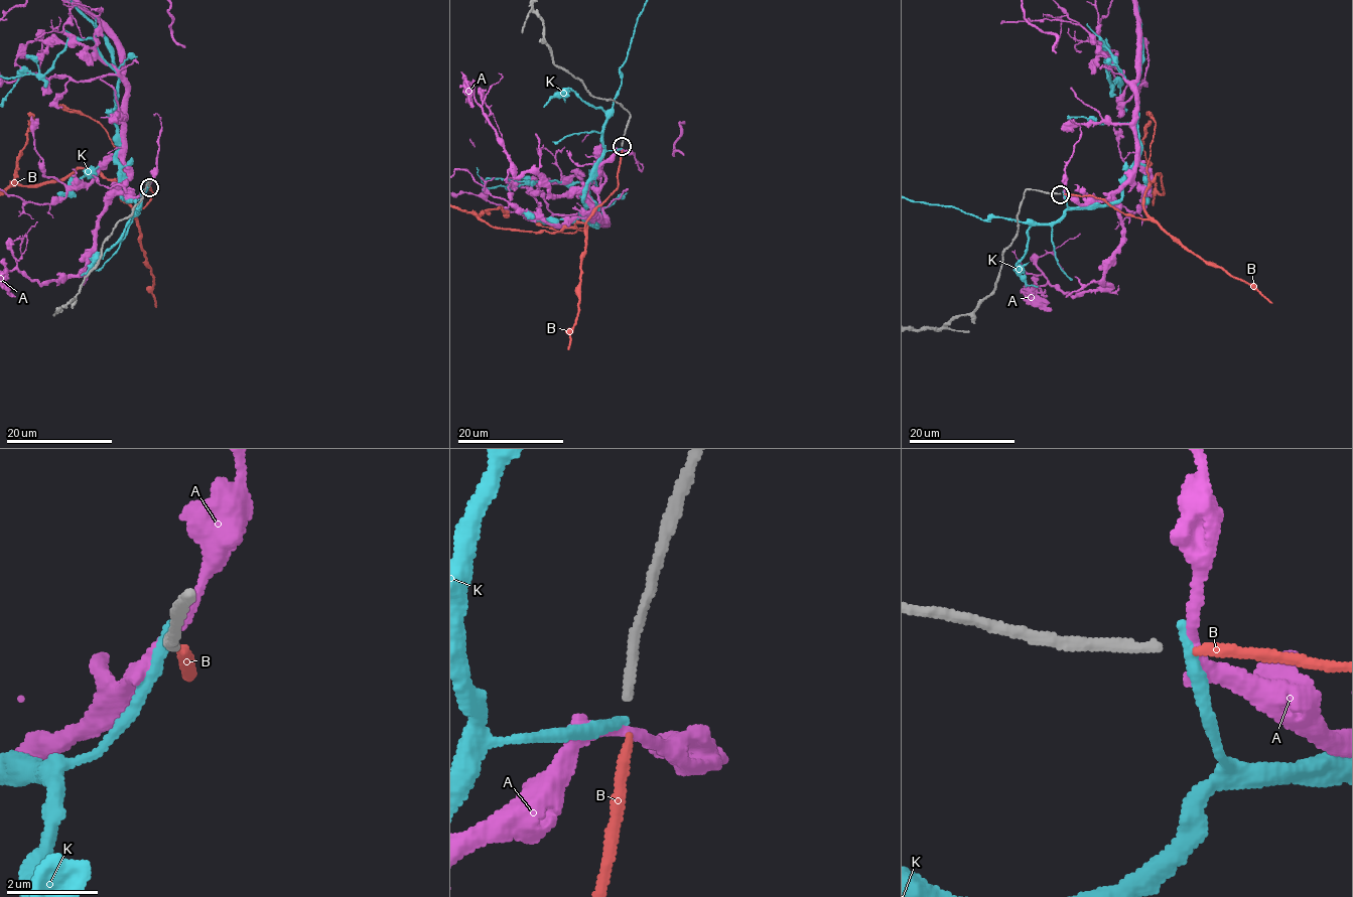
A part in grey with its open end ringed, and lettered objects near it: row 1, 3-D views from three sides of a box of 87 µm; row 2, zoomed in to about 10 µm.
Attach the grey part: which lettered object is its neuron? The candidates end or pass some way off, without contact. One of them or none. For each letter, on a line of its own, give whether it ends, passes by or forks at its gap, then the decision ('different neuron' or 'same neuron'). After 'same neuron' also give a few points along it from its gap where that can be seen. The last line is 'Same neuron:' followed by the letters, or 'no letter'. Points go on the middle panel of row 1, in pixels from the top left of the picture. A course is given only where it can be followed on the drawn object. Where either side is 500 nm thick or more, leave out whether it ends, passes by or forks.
A: it passes by | different neuron
B: it ends | same neuron
K: it ends | different neuron
Same neuron: B

